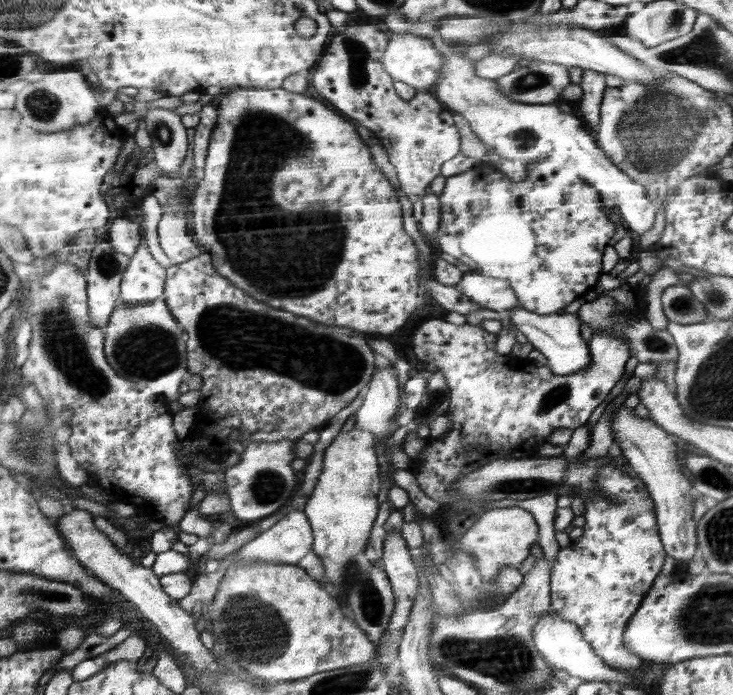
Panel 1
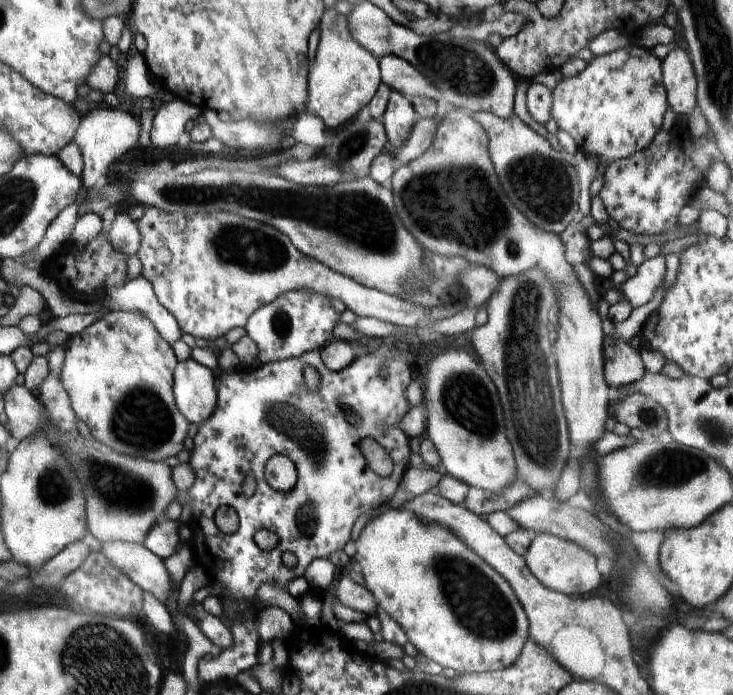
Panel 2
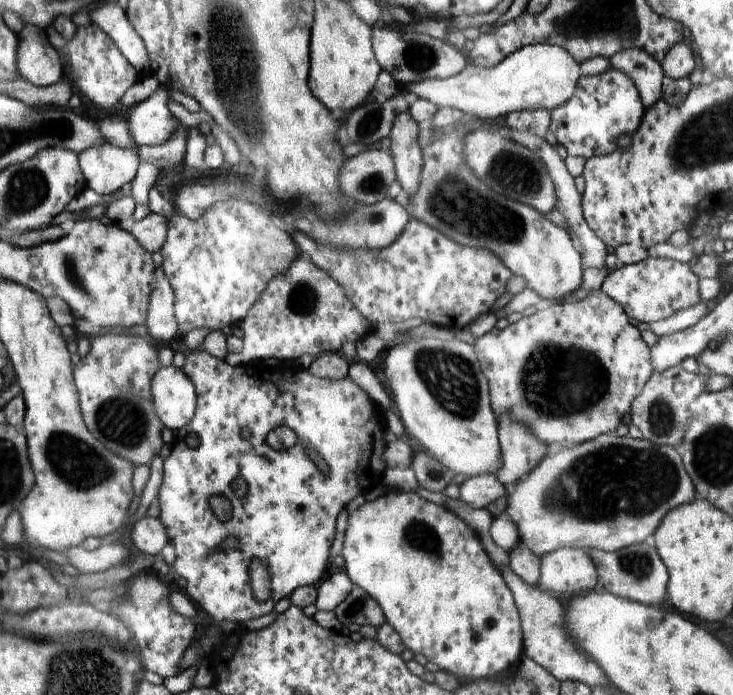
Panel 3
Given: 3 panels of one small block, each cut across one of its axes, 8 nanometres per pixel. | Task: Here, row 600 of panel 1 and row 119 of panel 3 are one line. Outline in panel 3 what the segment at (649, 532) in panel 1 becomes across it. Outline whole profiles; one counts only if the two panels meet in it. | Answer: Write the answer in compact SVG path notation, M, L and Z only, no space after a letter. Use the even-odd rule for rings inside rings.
M610 69L603 74L594 76L580 75L574 94L562 106L551 111L549 129L556 136L558 144L564 146L570 156L592 159L596 156L606 156L619 147L618 136L632 136L641 126L646 108L641 101L640 93L632 79L623 72Z

